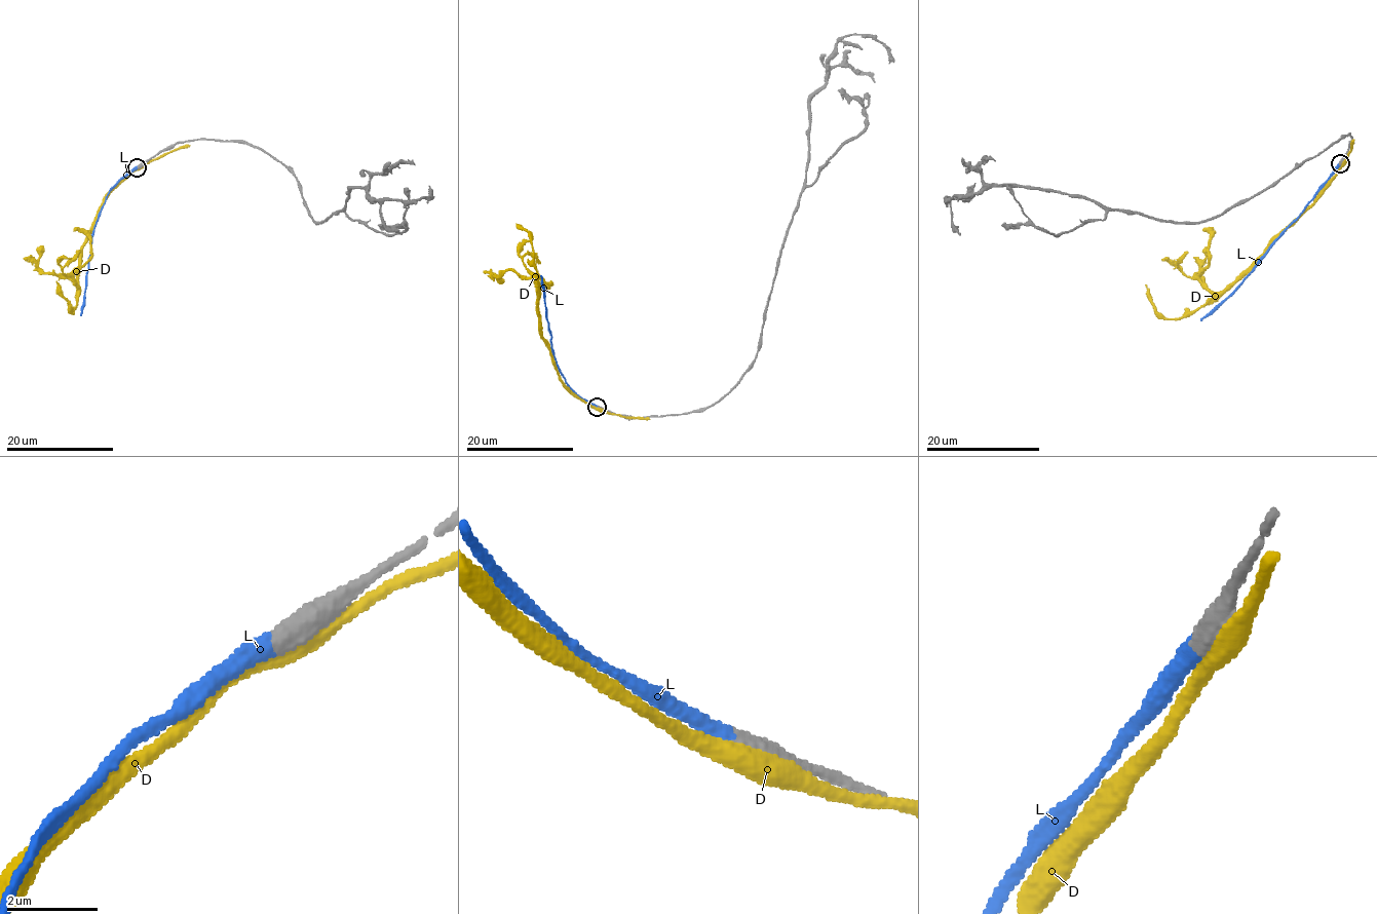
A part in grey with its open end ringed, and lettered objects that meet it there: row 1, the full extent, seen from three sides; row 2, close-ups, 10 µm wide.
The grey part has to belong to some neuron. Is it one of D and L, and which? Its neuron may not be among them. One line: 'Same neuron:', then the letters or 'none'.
Same neuron: L

